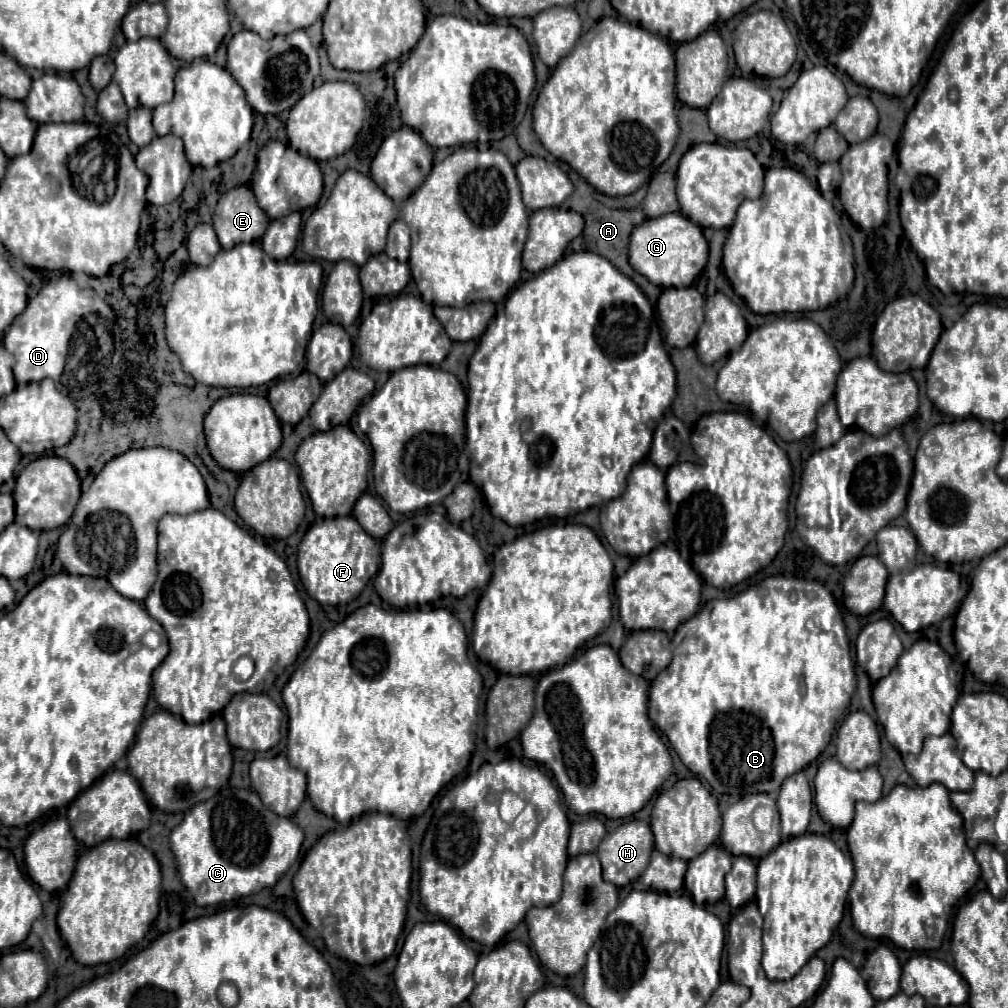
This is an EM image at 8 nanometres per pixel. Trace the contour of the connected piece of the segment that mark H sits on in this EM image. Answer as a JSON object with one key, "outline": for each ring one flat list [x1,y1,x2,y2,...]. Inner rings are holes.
{"outline":[[629,820,621,824,615,832,607,834,601,840,601,846,597,848,597,856,603,864,603,878,607,882,613,882,615,886,627,886,629,882,637,880,645,866,649,866,649,856,653,852,653,832,647,822,643,820]]}

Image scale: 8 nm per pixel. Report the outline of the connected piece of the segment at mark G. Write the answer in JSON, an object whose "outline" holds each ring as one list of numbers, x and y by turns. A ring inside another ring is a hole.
{"outline":[[679,212,649,218,631,232,629,240,629,262,649,282,663,288,687,288,704,270,709,254,709,244,697,224]]}

